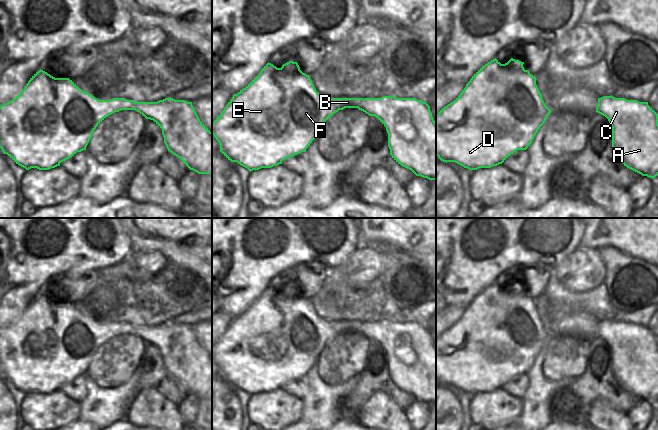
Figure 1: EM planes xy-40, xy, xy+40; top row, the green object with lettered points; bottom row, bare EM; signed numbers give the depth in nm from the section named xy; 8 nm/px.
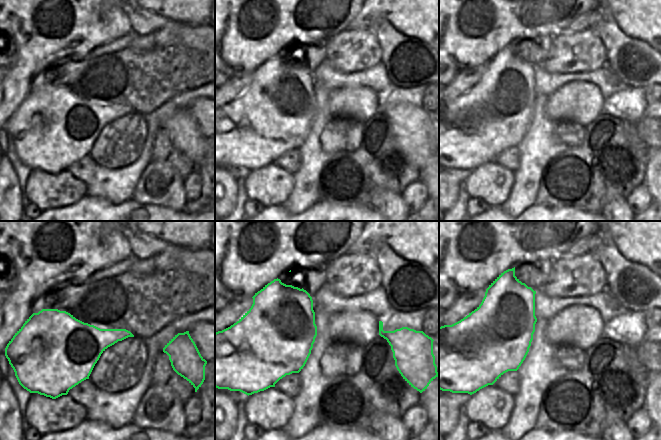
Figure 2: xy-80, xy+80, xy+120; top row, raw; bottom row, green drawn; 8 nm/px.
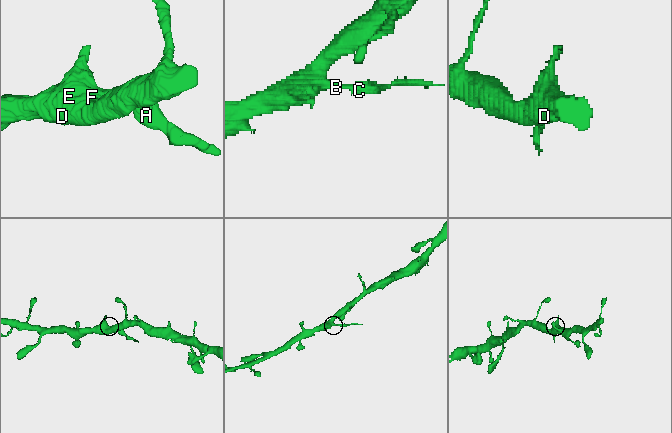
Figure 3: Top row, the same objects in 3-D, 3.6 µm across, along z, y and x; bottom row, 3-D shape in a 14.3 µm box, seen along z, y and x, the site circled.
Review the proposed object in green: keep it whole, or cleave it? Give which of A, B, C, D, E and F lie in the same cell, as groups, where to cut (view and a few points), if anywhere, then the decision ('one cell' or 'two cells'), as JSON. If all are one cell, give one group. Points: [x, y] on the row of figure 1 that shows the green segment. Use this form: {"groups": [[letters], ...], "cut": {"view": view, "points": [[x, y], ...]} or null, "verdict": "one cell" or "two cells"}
{"groups": [["A", "C"], ["B", "D", "E", "F"]], "cut": {"view": "xy", "points": [[363, 99], [356, 103], [357, 107]]}, "verdict": "two cells"}

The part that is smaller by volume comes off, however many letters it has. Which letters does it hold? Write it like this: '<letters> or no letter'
A, C

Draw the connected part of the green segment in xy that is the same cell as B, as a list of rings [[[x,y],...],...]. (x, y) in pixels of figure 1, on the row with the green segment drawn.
[[[289,61],[282,65],[281,68],[277,68],[271,63],[267,63],[260,73],[242,90],[237,94],[234,94],[232,99],[228,102],[222,113],[212,122],[212,134],[220,145],[220,152],[231,162],[237,162],[241,166],[247,168],[250,172],[253,170],[259,170],[261,168],[271,168],[282,164],[282,161],[295,156],[301,152],[306,152],[306,149],[310,146],[312,141],[316,138],[316,135],[322,125],[336,112],[345,108],[358,108],[357,102],[361,102],[363,98],[329,98],[319,94],[310,76],[303,73],[297,62]]]

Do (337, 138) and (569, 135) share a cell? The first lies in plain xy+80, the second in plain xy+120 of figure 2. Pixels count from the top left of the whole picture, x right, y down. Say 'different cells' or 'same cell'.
same cell

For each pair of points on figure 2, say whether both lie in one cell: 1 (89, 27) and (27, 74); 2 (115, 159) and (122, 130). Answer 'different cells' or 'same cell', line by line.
1: same cell
2: same cell

